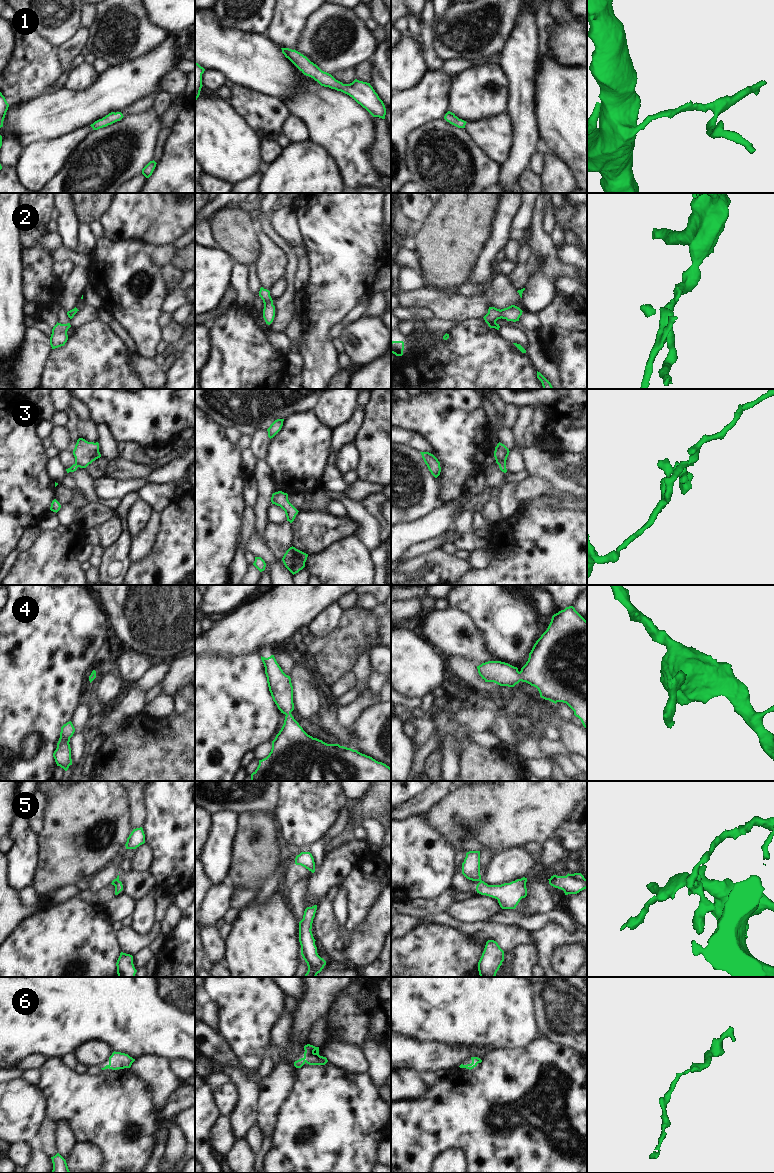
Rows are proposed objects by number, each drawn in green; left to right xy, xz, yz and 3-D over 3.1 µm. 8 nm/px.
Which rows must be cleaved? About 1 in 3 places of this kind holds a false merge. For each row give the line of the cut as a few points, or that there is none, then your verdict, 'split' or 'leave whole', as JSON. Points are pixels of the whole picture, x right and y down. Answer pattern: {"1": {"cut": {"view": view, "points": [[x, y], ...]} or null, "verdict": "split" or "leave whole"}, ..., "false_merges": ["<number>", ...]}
{"1": {"cut": null, "verdict": "leave whole"}, "2": {"cut": null, "verdict": "leave whole"}, "3": {"cut": {"view": "yz", "points": [[505, 462], [498, 464]]}, "verdict": "split"}, "4": {"cut": null, "verdict": "leave whole"}, "5": {"cut": {"view": "xy", "points": [[118, 879], [114, 885]]}, "verdict": "split"}, "6": {"cut": null, "verdict": "leave whole"}, "false_merges": ["3", "5"]}

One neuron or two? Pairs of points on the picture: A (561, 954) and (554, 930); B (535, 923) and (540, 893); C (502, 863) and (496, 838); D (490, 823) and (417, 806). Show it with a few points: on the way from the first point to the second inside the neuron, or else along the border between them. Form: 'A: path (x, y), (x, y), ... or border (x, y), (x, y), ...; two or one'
A: border (576, 941), (557, 946), (552, 955), (551, 966); two
B: border (556, 907), (547, 912), (536, 914); two
C: border (520, 846), (505, 848), (494, 853); two
D: border (446, 794), (425, 812); two

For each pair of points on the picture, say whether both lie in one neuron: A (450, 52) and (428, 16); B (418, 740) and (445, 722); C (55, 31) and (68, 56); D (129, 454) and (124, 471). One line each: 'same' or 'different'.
A: different
B: different
C: different
D: different

